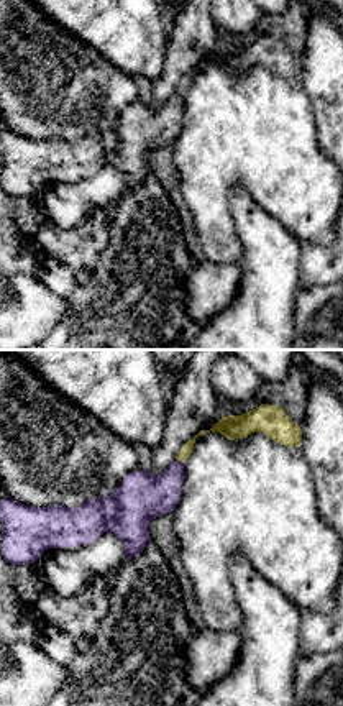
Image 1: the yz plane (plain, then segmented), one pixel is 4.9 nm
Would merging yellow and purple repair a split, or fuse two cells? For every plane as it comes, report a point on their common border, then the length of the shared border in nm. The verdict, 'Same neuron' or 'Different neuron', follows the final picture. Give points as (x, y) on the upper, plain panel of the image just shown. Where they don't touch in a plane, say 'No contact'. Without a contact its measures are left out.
Touches yellow at (179, 92). Shared border 50 nm

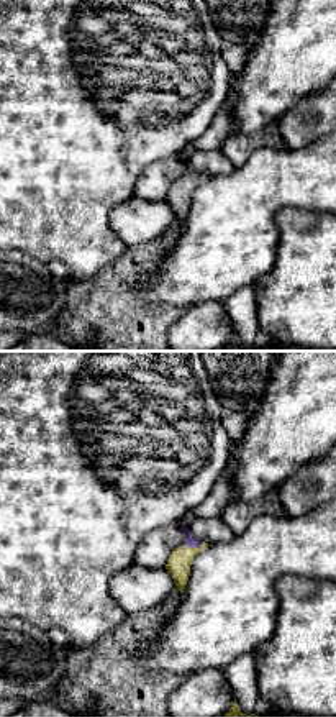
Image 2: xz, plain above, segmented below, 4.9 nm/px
Touches yellow at (192, 181). Shared border 110 nm

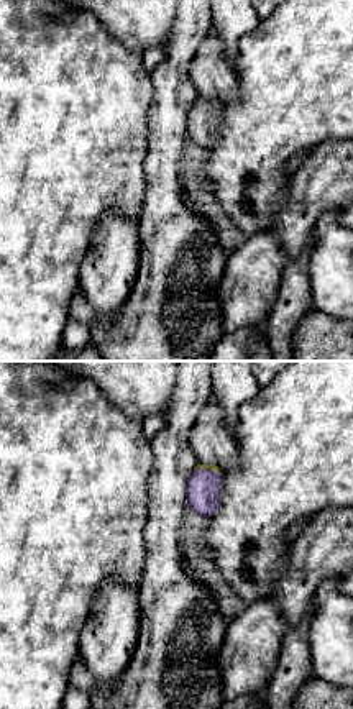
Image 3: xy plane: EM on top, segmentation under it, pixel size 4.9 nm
Touches yellow at (207, 100). Shared border 130 nm

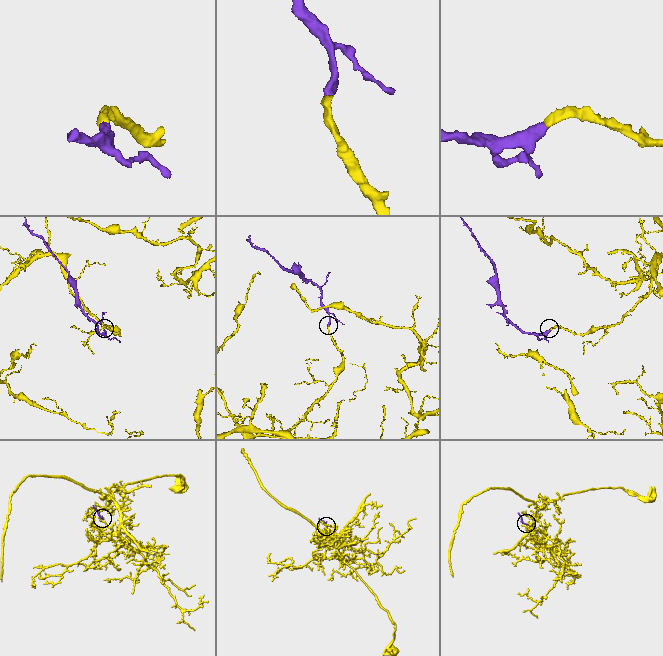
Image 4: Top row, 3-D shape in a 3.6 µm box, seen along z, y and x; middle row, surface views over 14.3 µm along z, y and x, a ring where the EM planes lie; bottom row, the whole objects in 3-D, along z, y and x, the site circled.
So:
Same neuron

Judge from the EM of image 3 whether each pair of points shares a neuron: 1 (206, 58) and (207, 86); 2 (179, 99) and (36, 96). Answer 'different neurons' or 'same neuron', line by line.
1: same neuron
2: different neurons

